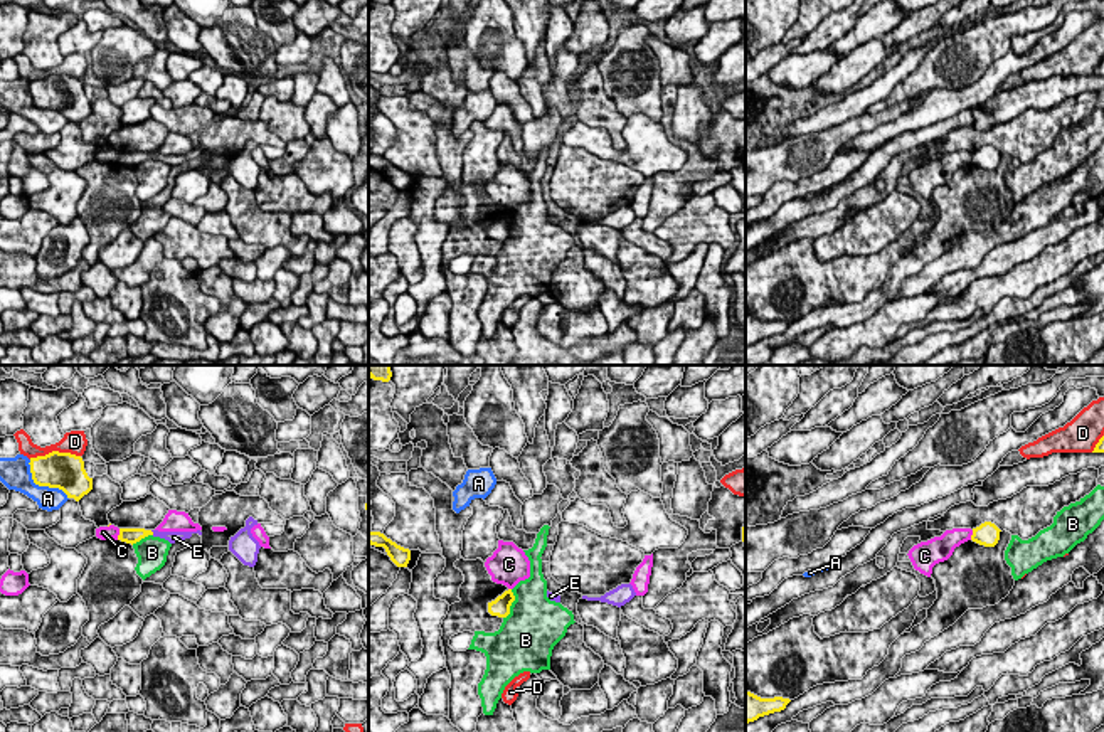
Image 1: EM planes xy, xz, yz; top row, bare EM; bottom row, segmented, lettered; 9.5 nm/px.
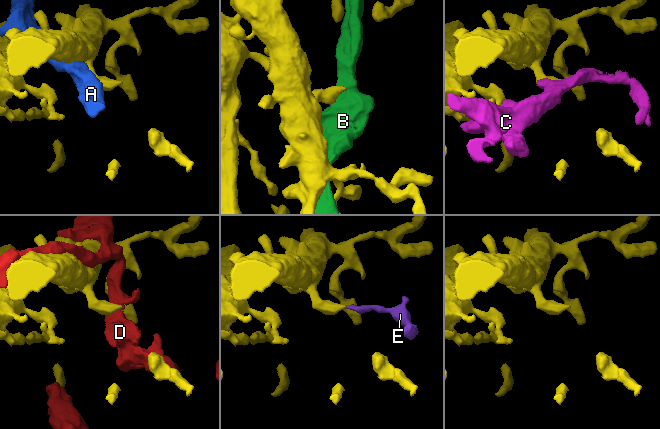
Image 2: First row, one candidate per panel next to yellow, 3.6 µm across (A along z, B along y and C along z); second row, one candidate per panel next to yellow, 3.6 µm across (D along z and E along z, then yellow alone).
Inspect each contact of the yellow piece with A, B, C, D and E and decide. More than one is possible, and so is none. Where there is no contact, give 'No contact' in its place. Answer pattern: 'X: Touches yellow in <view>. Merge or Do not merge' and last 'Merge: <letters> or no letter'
A: Touches yellow in xy. Do not merge
B: Touches yellow in xz. Do not merge
C: Touches yellow in xy. Do not merge
D: Touches yellow in xy. Do not merge
E: Touches yellow in xy. Merge
Merge: E

